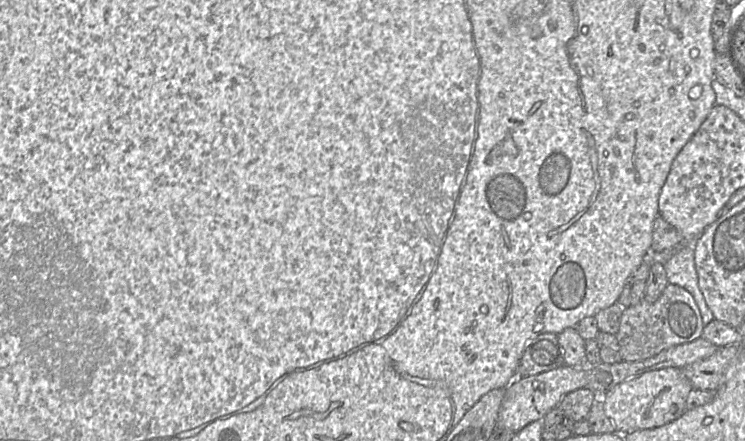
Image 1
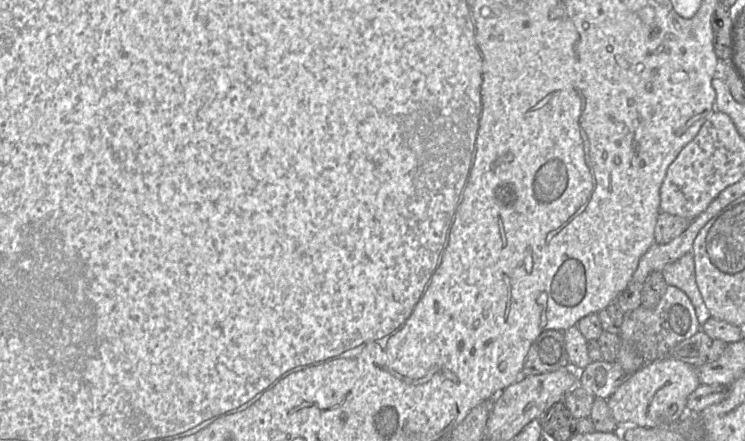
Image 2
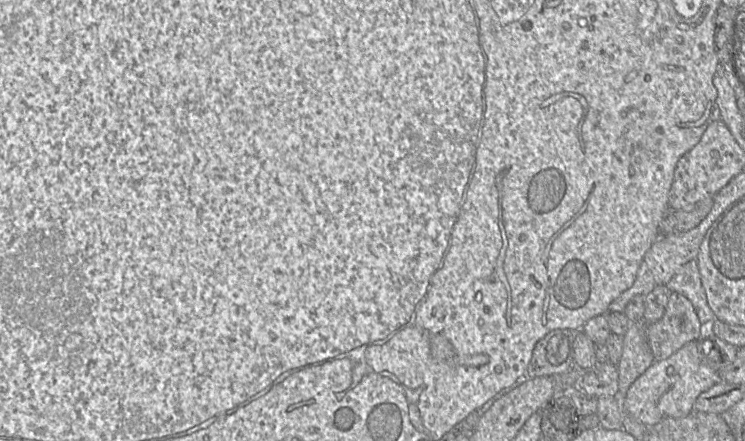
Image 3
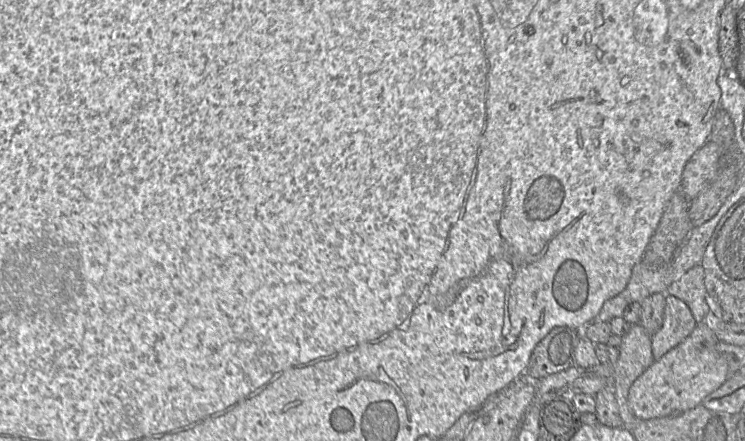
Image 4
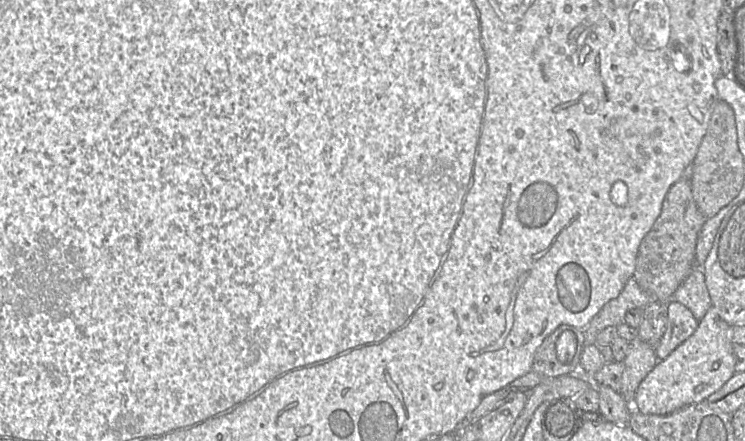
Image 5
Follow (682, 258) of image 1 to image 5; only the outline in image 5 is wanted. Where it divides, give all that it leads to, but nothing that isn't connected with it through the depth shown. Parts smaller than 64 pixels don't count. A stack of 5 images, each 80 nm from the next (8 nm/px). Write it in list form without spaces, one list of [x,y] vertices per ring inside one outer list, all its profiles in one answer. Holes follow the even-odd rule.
[[[694,268],[674,292],[672,300],[686,306],[698,322],[703,319],[713,304],[702,268]]]

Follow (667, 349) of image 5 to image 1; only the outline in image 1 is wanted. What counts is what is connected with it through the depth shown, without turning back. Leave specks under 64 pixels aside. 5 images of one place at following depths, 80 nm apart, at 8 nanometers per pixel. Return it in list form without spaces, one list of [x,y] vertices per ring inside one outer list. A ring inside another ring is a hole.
[[[670,284],[654,302],[643,299],[623,309],[616,338],[622,361],[644,361],[673,346],[690,343],[701,337],[704,324],[693,296],[684,288]]]

